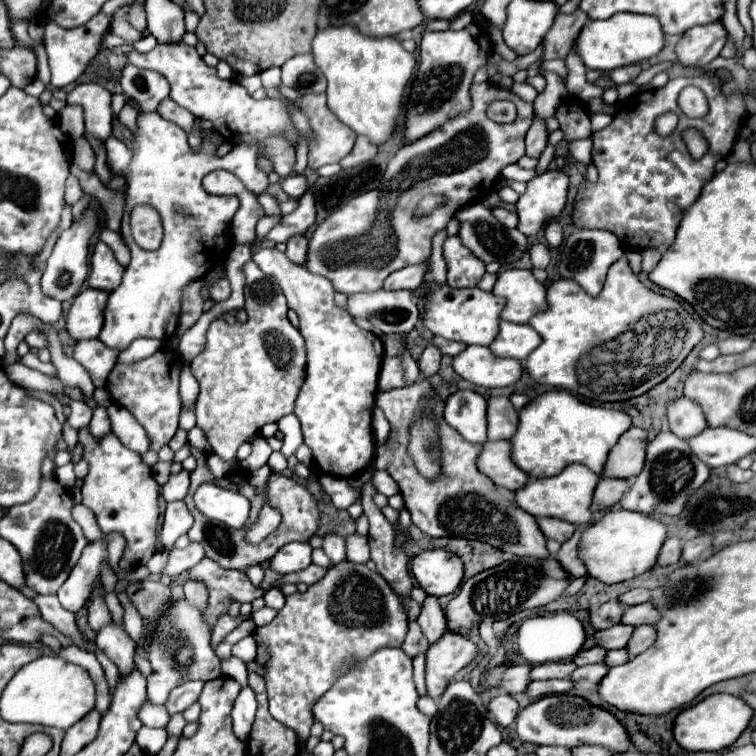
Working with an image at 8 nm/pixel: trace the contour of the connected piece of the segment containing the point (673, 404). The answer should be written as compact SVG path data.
M679 396L667 404L667 420L671 432L679 438L695 436L695 432L703 432L703 428L707 428L703 410L687 396Z

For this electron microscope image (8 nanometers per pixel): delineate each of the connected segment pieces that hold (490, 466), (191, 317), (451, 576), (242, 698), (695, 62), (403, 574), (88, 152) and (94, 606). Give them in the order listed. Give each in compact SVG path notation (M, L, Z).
M509 440L485 442L477 464L485 476L489 476L491 480L495 480L495 484L509 488L509 490L519 490L529 480L529 476L519 466L515 466L515 462L511 458Z
M197 280L191 288L185 290L183 294L183 304L181 304L181 320L179 320L179 330L177 334L181 336L187 328L191 328L199 316L203 314L203 298L199 294L201 290L201 280Z
M425 550L411 560L411 572L431 596L453 594L463 580L463 560L449 550Z
M241 688L239 696L235 700L233 712L231 712L233 734L239 740L247 740L247 736L251 732L251 726L253 726L253 720L255 720L255 710L257 710L255 694L251 692L251 688Z
M721 22L695 26L687 30L677 44L677 60L683 66L705 66L715 60L727 42L727 30Z
M367 482L363 488L363 512L367 514L369 518L369 528L368 533L368 545L371 548L371 560L377 564L377 572L389 582L389 586L399 594L399 598L403 600L403 604L409 602L411 598L411 588L413 588L413 580L411 580L411 572L409 572L409 556L405 552L403 546L395 546L395 528L393 524L381 514L381 510L375 506L373 502L373 494L375 494L375 488Z
M79 138L75 142L75 162L85 172L91 172L93 170L95 154L93 154L93 150L91 150L91 146L89 146L89 142L85 138Z
M95 584L93 592L91 592L91 600L87 606L89 606L89 624L93 630L99 630L99 626L111 622L111 614L107 610L105 600L103 600L103 588L99 584Z

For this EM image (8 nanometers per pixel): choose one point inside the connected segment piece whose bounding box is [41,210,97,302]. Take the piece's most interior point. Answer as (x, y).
(66, 270)

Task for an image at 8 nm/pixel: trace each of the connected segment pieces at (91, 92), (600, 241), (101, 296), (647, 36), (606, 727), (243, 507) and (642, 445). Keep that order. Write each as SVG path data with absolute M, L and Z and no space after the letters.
M79 84L67 94L69 104L81 104L85 110L85 130L99 140L111 136L111 92L101 84Z
M575 230L561 252L561 260L559 260L559 274L561 278L569 278L575 280L589 296L597 296L603 288L605 282L605 274L609 270L609 266L613 262L617 262L619 258L623 258L623 244L617 236L613 236L613 232L607 230Z
M87 288L75 298L67 314L67 330L75 340L99 336L103 328L103 310L107 304L107 296L109 294L105 290Z
M615 14L607 20L587 22L575 40L577 52L587 68L615 70L627 64L637 64L653 58L665 46L665 34L657 16L645 14Z
M555 694L543 696L533 700L527 708L517 714L517 734L523 742L533 744L547 744L547 746L585 746L585 744L599 744L607 748L615 748L615 752L629 752L633 750L627 730L623 724L603 708L591 706L587 700L571 694Z
M205 482L197 488L195 506L205 516L219 520L231 528L243 528L251 510L251 504L243 494L221 488L213 482Z
M631 426L611 450L605 476L617 478L637 476L645 464L645 448L647 448L647 432L643 428Z

